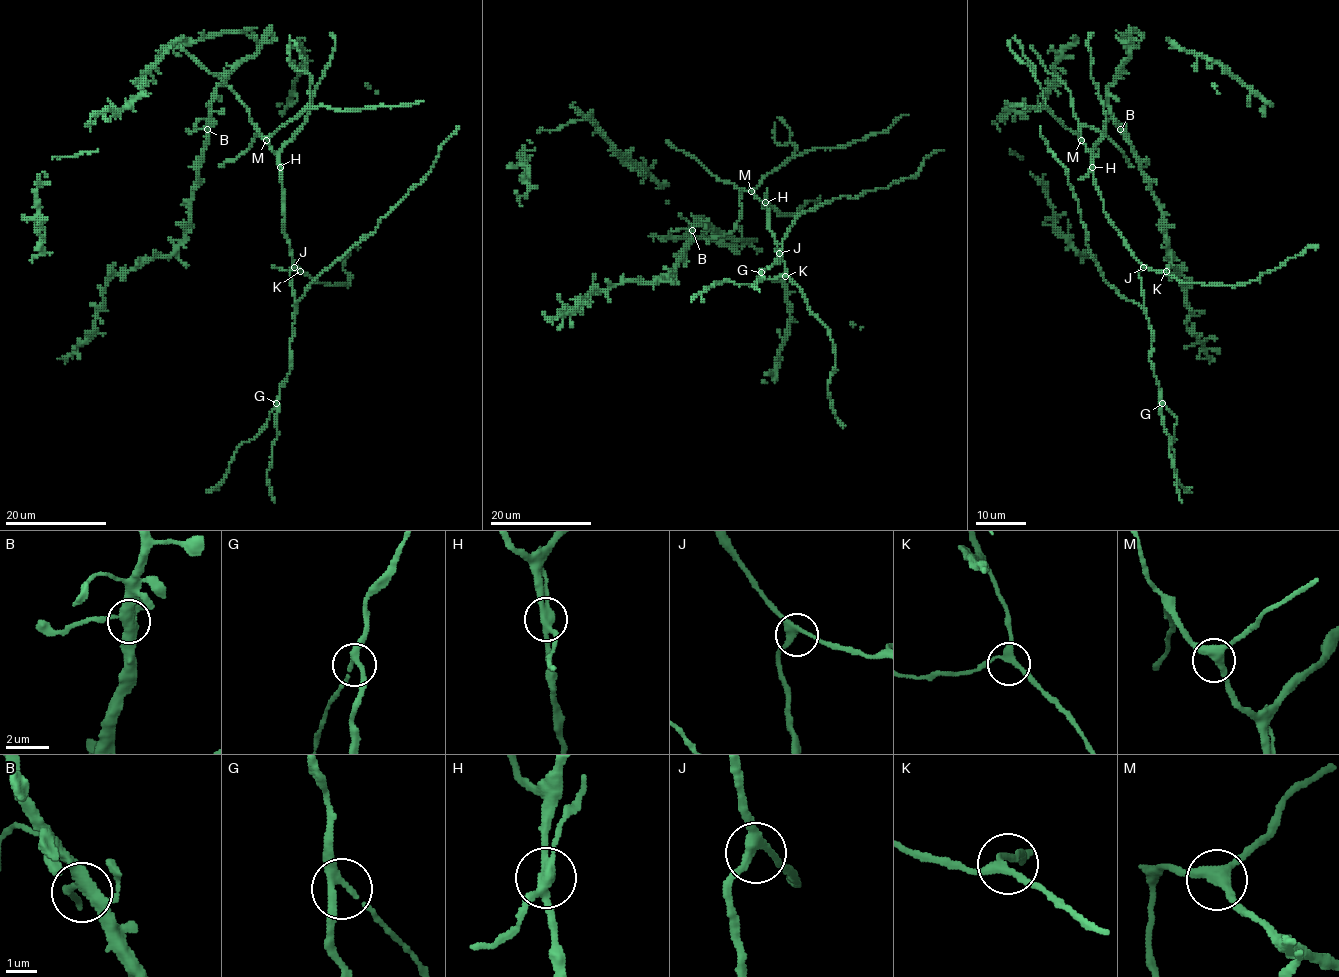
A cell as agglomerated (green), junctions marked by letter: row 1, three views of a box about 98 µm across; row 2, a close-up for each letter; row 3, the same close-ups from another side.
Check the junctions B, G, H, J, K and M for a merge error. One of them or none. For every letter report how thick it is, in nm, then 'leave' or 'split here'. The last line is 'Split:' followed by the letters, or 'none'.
B: 380 nm thick; leave
G: 240 nm thick; leave
H: 320 nm thick; split here
J: 260 nm thick; leave
K: 240 nm thick; leave
M: 340 nm thick; leave
Split: H

